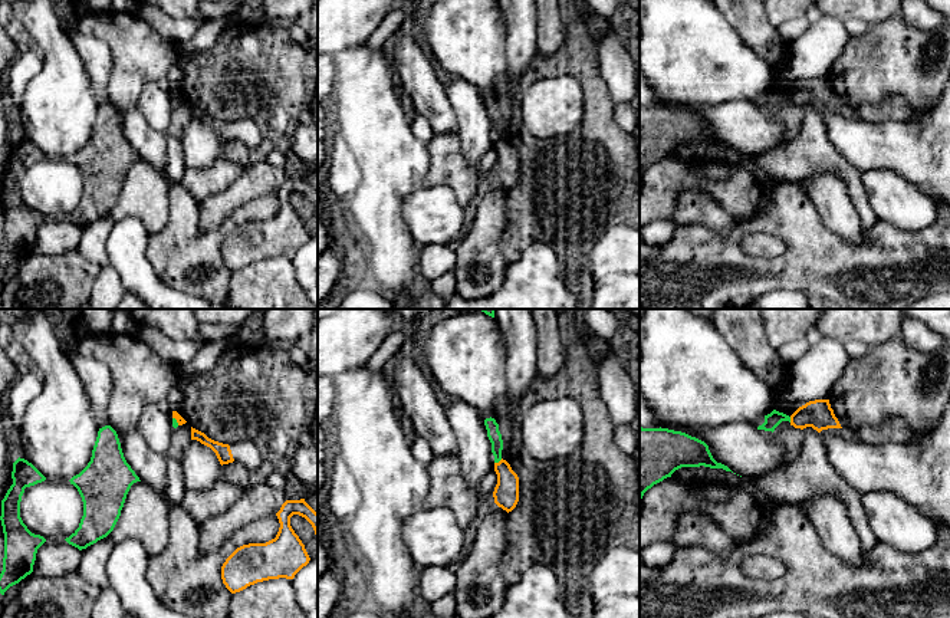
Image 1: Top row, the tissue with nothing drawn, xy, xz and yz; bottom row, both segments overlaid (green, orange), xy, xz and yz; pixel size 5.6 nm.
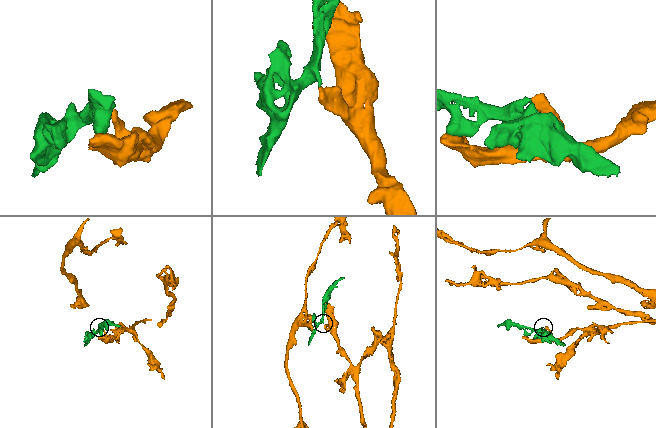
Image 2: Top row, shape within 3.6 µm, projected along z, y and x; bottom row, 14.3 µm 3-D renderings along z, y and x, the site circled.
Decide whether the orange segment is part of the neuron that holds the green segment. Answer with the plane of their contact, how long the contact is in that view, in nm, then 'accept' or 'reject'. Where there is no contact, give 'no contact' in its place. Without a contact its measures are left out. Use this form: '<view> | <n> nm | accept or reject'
xz | 50 nm | reject

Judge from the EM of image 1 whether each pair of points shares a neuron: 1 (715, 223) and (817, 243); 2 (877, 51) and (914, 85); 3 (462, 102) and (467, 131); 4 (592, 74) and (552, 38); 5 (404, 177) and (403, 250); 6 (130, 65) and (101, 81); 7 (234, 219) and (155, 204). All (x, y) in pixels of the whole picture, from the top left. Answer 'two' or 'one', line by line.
1: two
2: one
3: one
4: two
5: one
6: two
7: two

